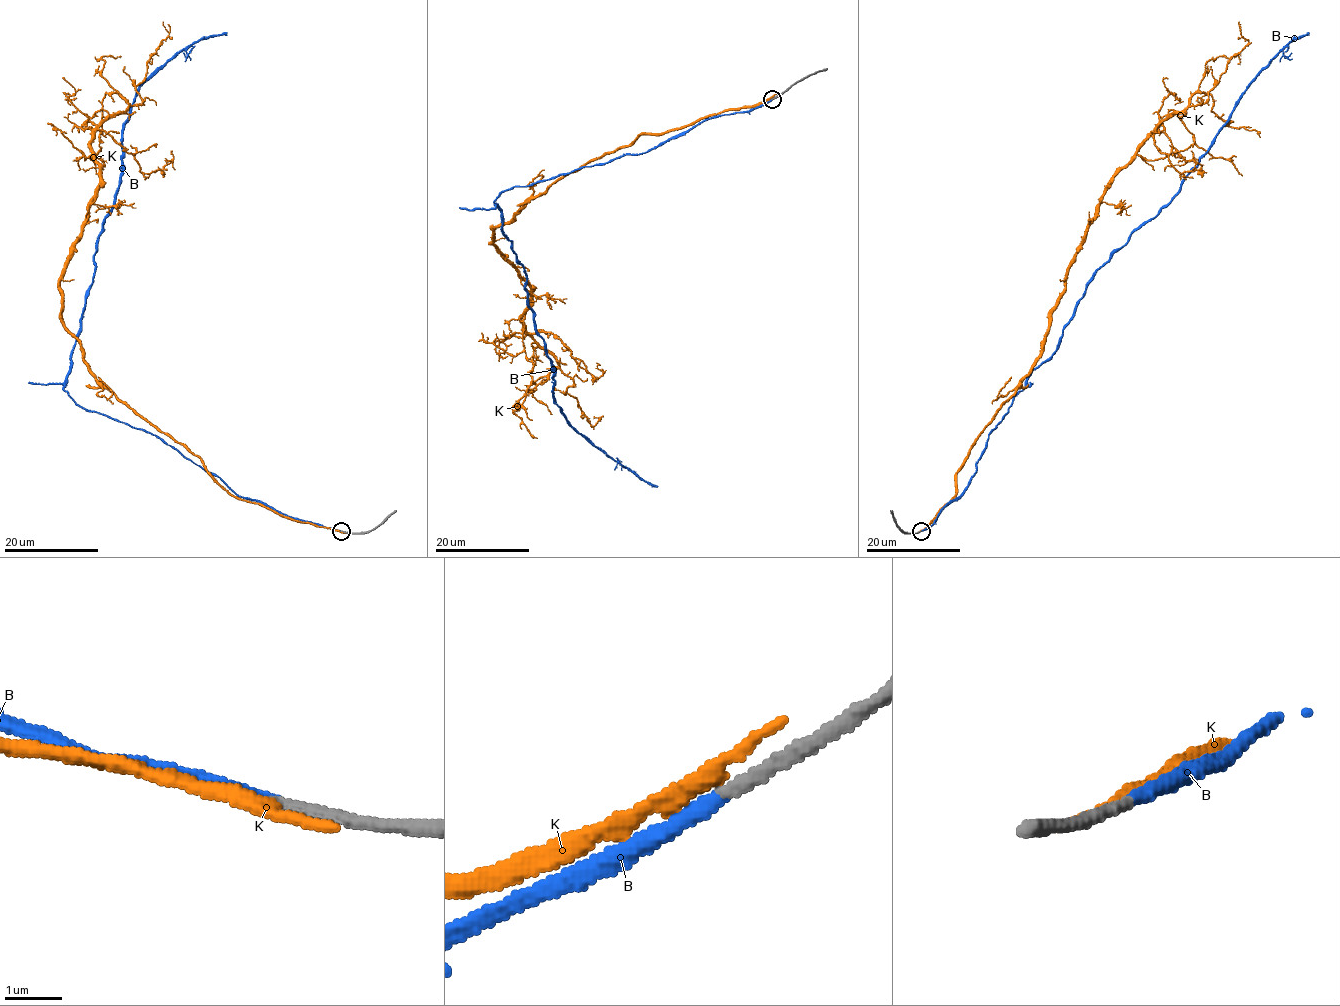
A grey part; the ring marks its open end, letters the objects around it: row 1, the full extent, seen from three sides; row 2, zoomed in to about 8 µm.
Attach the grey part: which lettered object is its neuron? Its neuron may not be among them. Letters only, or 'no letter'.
B

